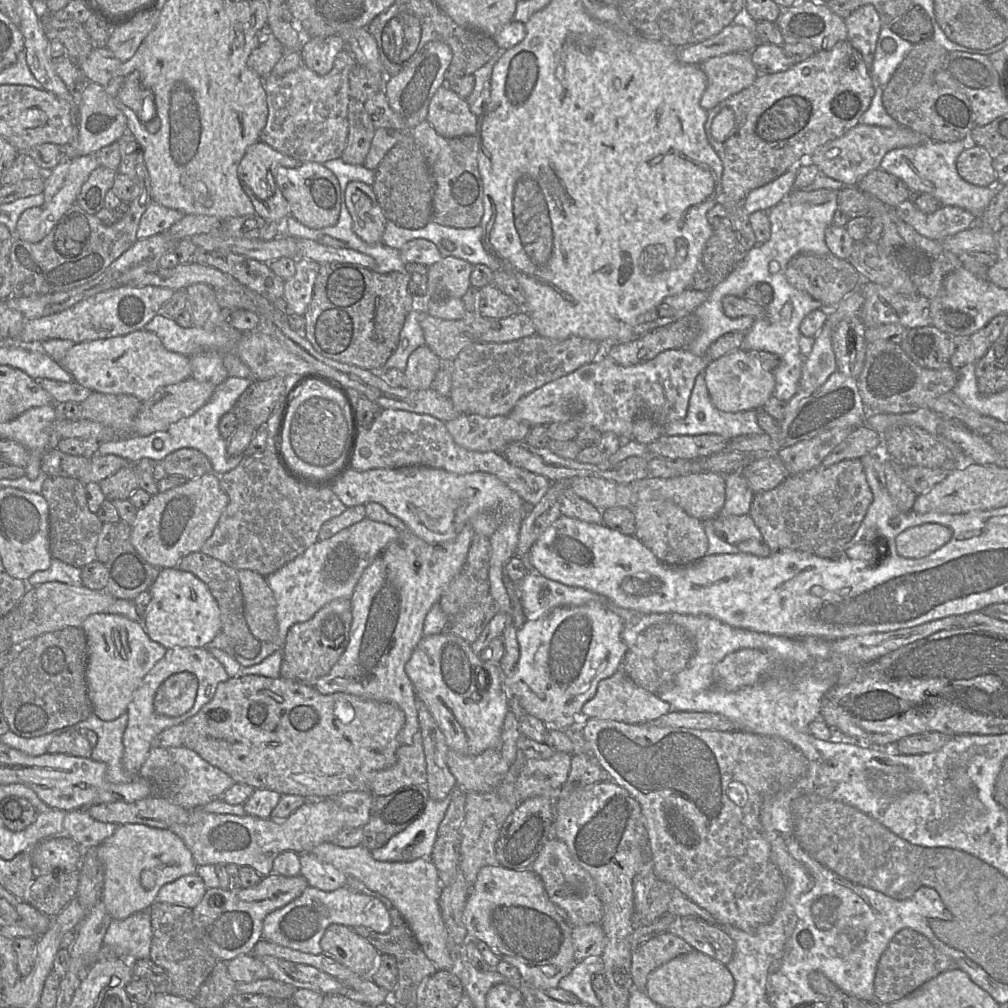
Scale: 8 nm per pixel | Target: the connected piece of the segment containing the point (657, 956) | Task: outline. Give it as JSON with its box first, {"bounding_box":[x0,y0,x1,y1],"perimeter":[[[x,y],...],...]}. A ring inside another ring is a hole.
{"bounding_box":[631,932,694,991],"perimeter":[[[669,932],[659,934],[634,948],[631,963],[634,987],[641,991],[645,990],[648,976],[652,971],[693,950],[694,948],[685,940]]]}

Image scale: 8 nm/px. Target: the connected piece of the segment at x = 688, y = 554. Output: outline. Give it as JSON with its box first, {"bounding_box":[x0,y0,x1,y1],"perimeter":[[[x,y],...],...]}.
{"bounding_box":[632,500,708,567],"perimeter":[[[651,500],[637,503],[632,509],[635,516],[634,536],[665,565],[681,567],[706,556],[708,540],[703,521],[689,516],[683,509],[668,500]]]}

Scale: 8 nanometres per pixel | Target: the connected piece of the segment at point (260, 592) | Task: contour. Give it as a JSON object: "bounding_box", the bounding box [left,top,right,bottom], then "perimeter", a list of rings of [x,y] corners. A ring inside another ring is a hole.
{"bounding_box":[237,570,277,642],"perimeter":[[[237,570],[237,576],[250,632],[260,642],[273,641],[277,634],[276,602],[266,577],[251,570]]]}

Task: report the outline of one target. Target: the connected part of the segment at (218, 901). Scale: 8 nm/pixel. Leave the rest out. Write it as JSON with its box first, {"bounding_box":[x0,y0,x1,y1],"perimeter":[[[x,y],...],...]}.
{"bounding_box":[192,873,308,962],"perimeter":[[[271,873],[269,876],[262,878],[258,885],[248,889],[230,891],[221,888],[207,888],[199,904],[192,909],[196,935],[218,961],[228,962],[239,955],[251,954],[254,946],[263,939],[264,918],[299,897],[308,886],[308,882],[303,876],[285,877]]]}

